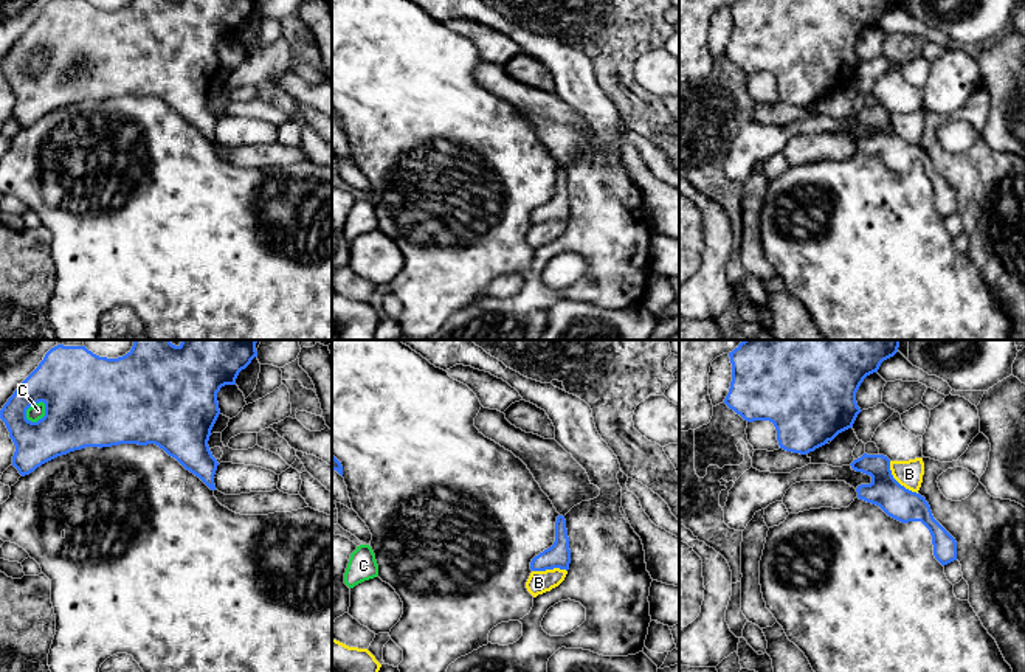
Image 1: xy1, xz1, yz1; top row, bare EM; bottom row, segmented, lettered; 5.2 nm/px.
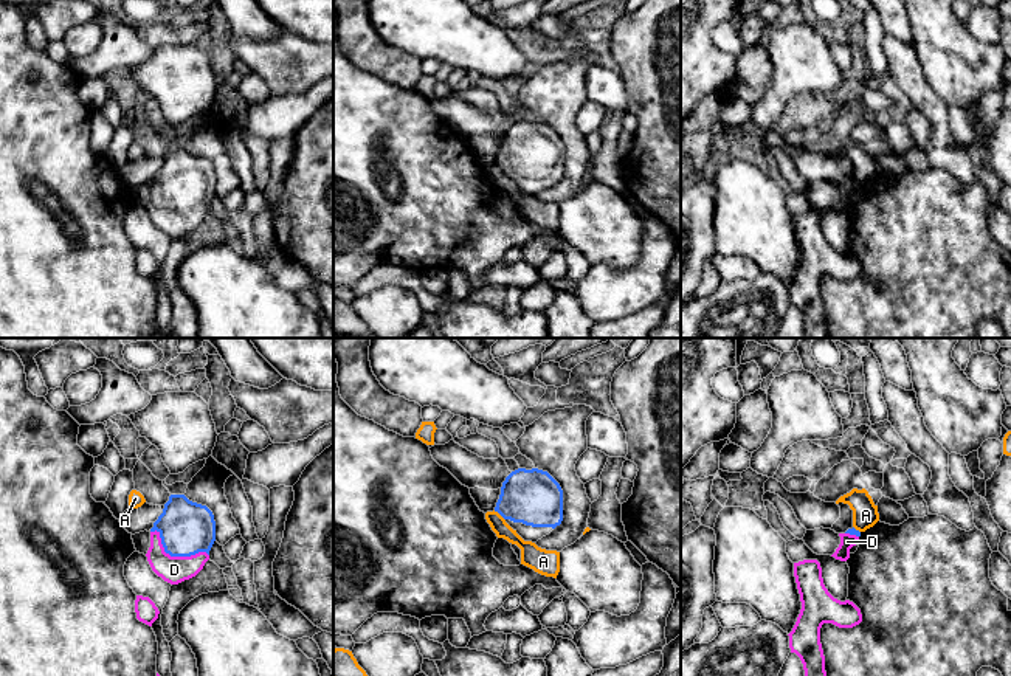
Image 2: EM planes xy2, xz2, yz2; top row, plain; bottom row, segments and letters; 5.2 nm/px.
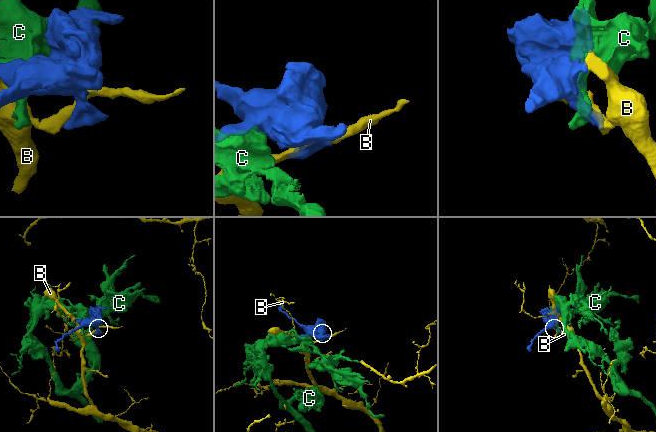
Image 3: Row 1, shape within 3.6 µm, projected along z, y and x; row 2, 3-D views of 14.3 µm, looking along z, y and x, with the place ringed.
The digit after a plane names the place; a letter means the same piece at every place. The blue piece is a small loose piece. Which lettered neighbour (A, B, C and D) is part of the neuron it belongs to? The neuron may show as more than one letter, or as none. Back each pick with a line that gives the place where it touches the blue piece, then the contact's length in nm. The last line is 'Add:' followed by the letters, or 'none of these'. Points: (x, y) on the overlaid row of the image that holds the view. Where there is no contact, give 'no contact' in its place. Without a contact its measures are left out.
D: contact xy2 (174, 555); length 340 nm
Add: D

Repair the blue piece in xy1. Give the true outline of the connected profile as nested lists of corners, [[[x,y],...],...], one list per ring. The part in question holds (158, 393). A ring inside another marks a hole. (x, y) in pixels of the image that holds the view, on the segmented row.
[[[132,340],[132,349],[118,359],[99,357],[88,351],[85,346],[64,346],[57,345],[51,348],[39,366],[20,383],[20,386],[14,391],[14,394],[8,399],[8,402],[0,410],[0,419],[5,422],[9,438],[16,445],[16,452],[12,456],[12,466],[19,470],[22,476],[29,475],[42,464],[67,455],[74,450],[81,450],[85,447],[112,447],[119,444],[138,444],[147,445],[155,444],[163,449],[169,456],[175,458],[186,470],[198,476],[211,490],[216,490],[214,475],[217,470],[217,459],[212,456],[208,441],[211,436],[211,430],[220,414],[217,393],[225,385],[236,385],[236,379],[242,369],[245,369],[254,357],[257,357],[256,343],[257,340],[180,340],[178,346],[172,345],[171,340]],[[34,404],[45,404],[45,416],[37,422],[31,422],[26,419],[26,410]]]

